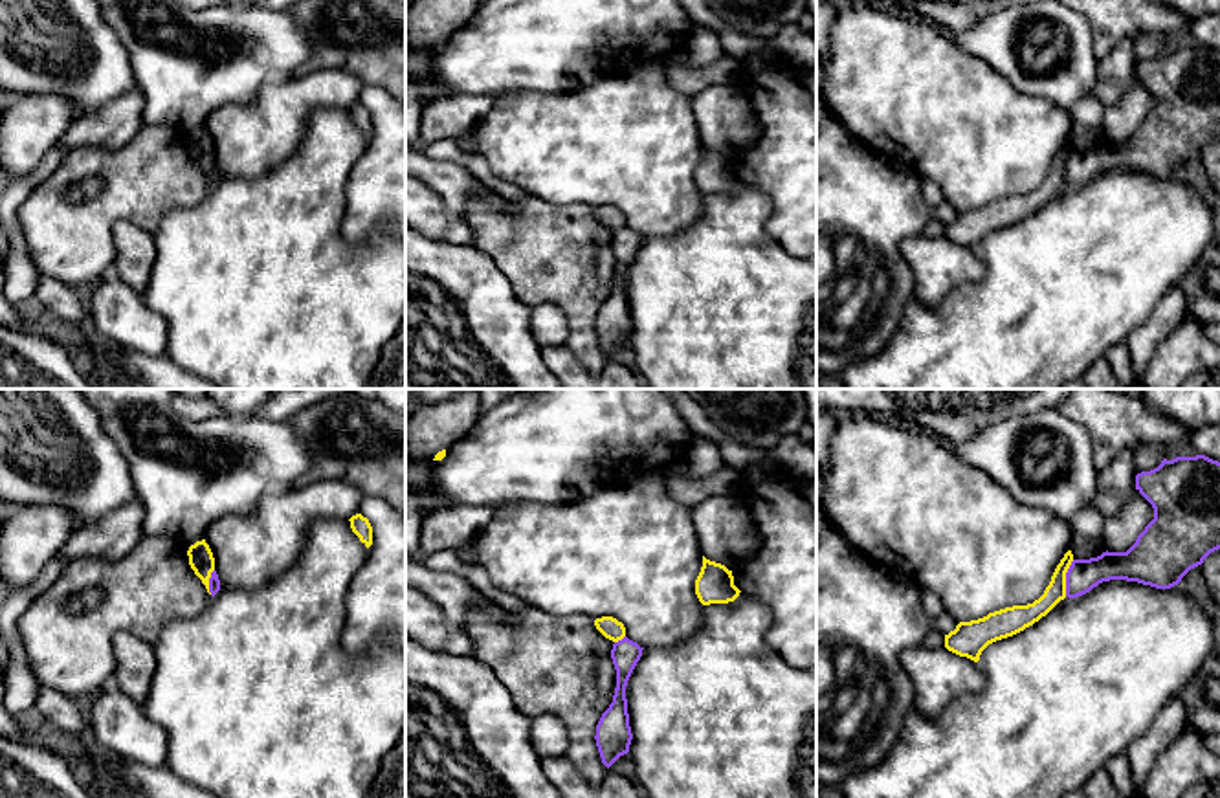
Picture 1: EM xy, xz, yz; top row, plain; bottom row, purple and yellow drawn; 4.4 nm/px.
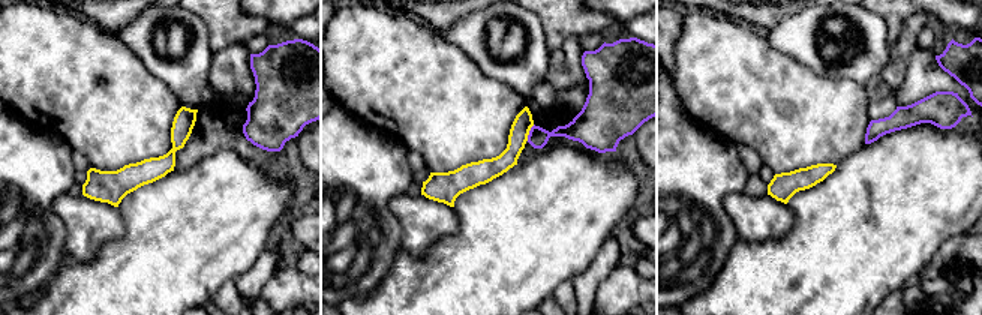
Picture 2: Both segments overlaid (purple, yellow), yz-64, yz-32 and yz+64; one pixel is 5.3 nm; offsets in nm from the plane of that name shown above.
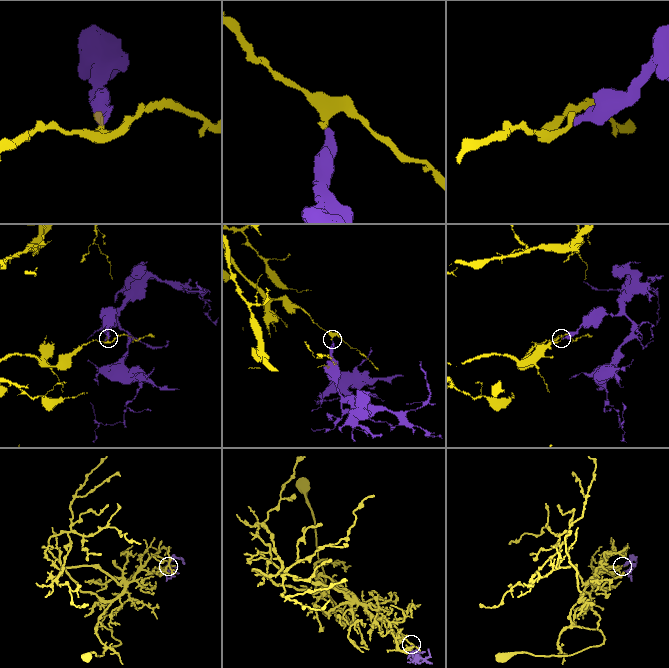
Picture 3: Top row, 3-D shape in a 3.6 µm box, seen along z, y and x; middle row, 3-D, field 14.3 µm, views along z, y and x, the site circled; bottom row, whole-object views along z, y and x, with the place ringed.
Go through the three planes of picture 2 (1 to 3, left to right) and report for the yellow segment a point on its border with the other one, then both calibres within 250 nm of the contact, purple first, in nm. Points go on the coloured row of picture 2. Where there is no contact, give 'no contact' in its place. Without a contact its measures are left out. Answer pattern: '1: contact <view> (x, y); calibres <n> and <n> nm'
1: no contact
2: contact yz-32 (529, 132); calibres 110 and 100 nm
3: no contact

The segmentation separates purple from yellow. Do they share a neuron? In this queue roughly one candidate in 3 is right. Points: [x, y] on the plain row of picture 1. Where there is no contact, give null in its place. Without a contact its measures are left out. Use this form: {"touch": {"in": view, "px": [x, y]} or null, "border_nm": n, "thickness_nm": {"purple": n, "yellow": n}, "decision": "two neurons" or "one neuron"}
{"touch": {"in": "yz", "px": [1066, 167]}, "border_nm": 170, "thickness_nm": {"purple": 140, "yellow": 100}, "decision": "two neurons"}

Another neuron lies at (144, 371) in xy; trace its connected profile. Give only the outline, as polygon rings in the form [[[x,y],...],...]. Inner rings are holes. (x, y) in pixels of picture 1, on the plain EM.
[[[127,350],[114,361],[114,372],[138,389],[218,389],[180,369],[167,354],[147,356]]]

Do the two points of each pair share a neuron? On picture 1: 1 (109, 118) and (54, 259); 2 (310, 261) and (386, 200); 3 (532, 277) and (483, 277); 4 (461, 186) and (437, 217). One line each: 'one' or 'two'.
1: two
2: two
3: two
4: two

